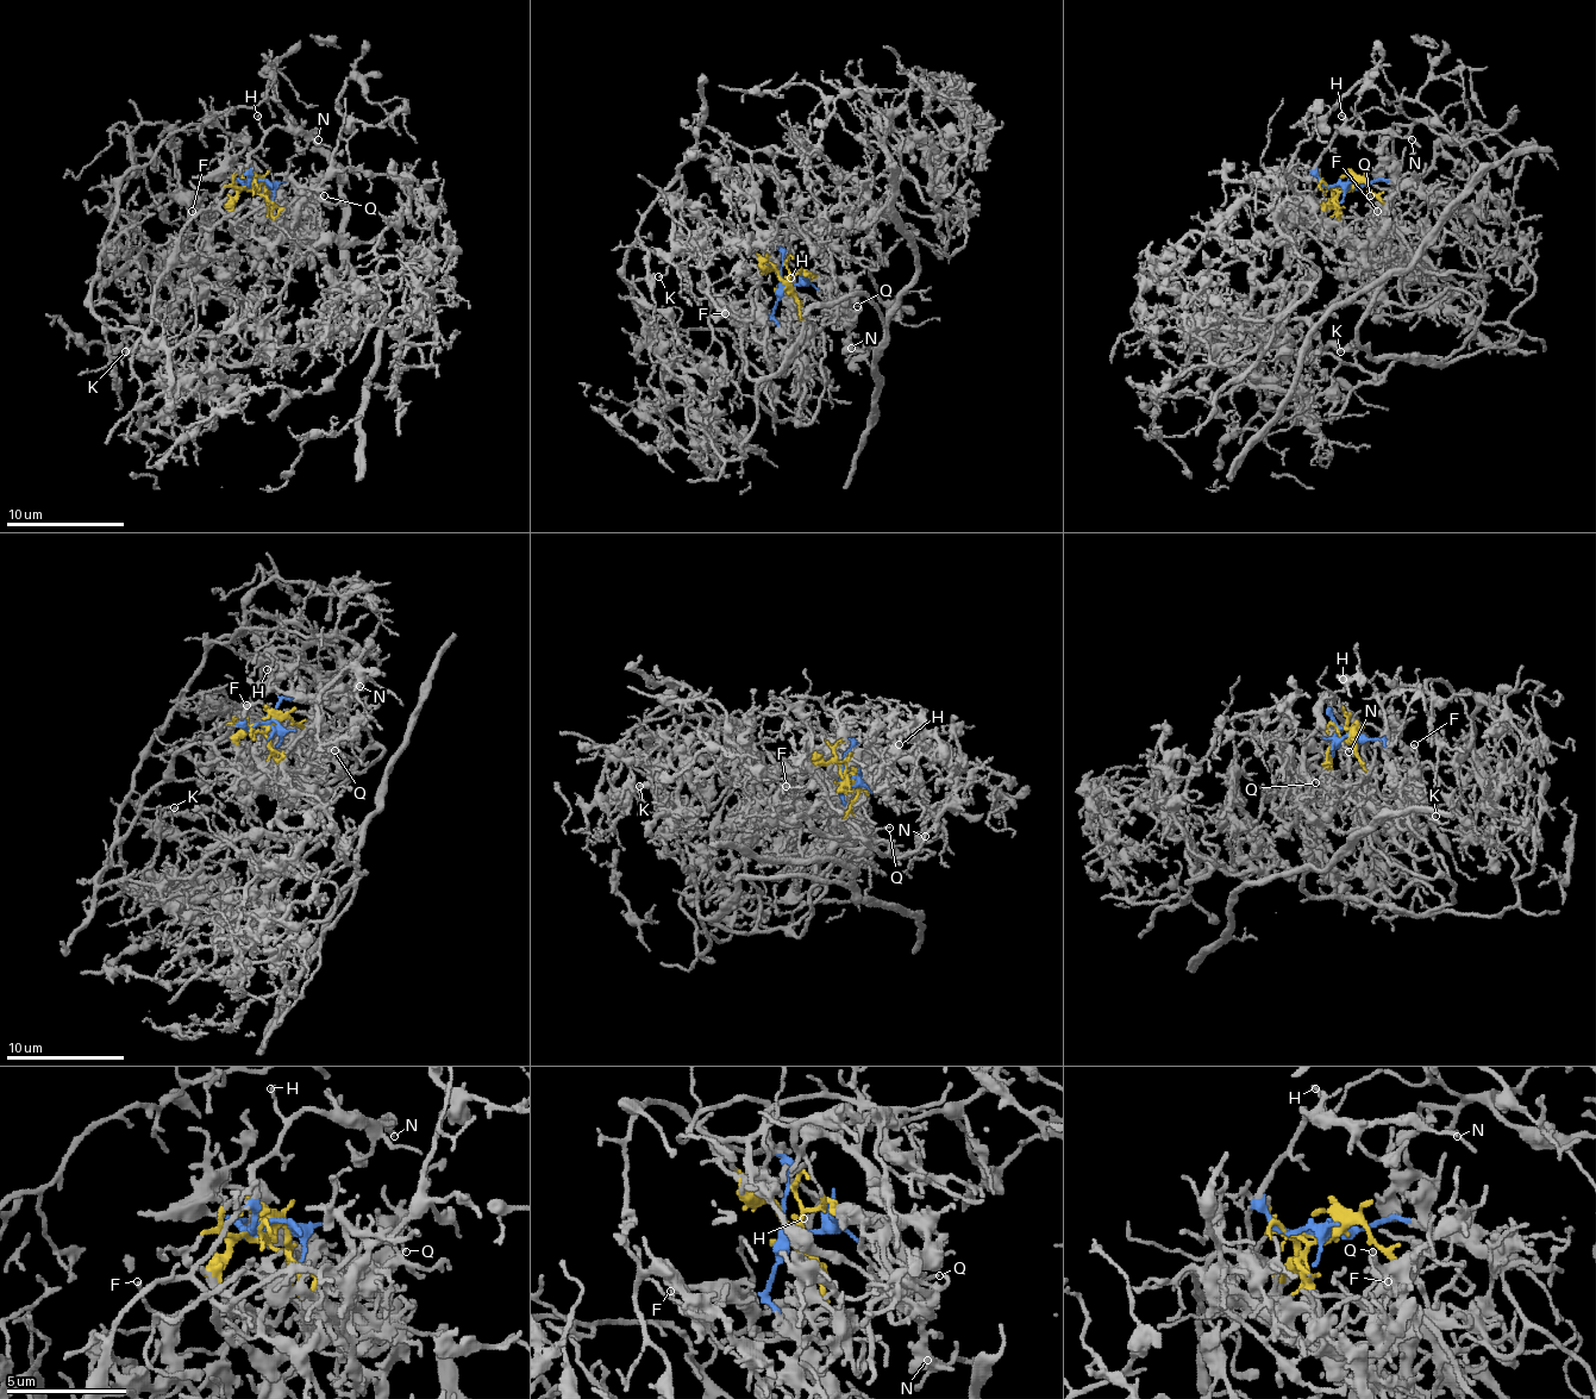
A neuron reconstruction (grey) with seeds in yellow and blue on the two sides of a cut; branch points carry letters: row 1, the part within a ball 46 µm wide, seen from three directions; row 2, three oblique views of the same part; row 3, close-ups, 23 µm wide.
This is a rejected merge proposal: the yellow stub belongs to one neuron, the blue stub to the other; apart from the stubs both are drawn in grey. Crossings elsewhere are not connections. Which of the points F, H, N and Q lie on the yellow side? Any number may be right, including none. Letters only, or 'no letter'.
F, Q

